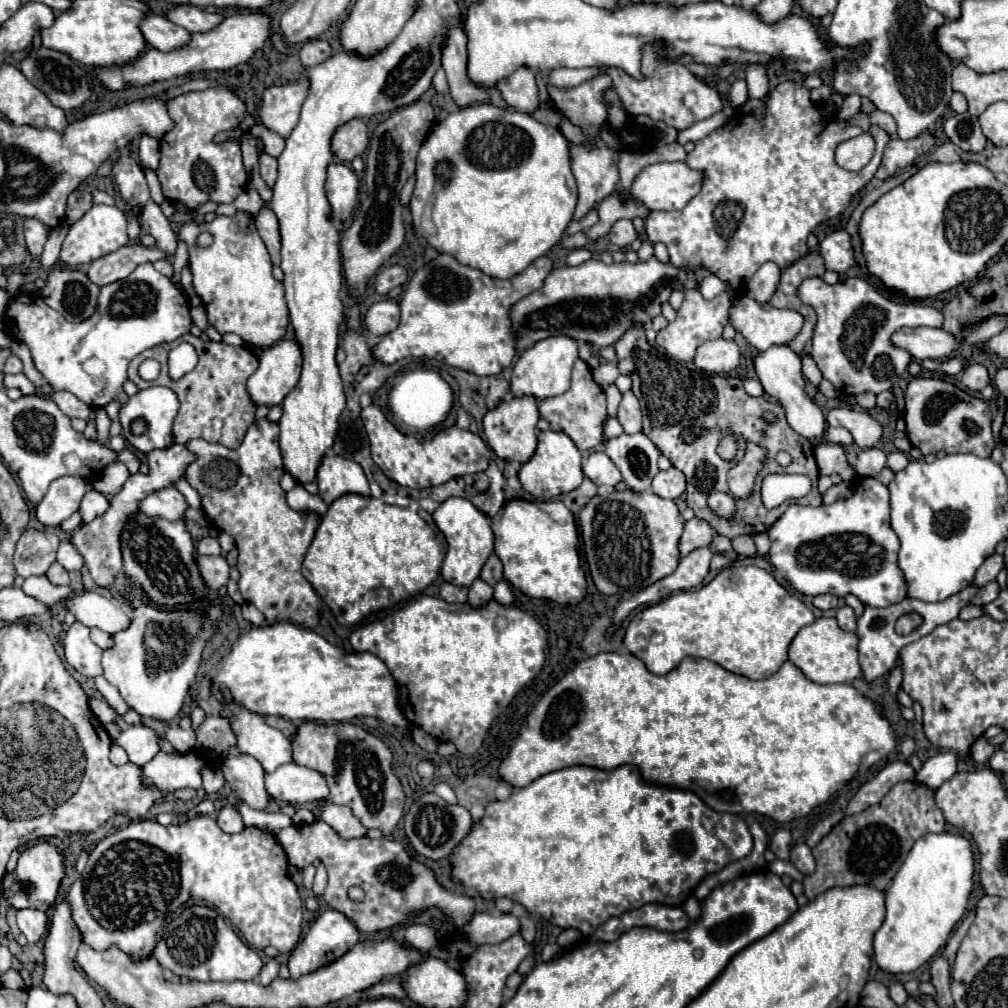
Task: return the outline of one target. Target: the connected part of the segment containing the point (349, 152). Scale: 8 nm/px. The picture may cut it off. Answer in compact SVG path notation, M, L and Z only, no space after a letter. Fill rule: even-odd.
M354 118L336 130L332 138L332 150L342 162L350 162L354 156L360 156L368 148L368 126Z

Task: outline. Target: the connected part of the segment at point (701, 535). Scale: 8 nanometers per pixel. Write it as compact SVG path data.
M698 518L688 520L684 524L684 532L682 532L682 538L680 538L680 544L678 544L680 554L686 556L700 546L710 546L712 536L714 536L714 530L708 526L708 522L698 520Z

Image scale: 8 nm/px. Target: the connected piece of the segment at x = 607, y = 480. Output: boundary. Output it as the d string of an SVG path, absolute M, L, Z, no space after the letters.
M596 450L592 452L584 464L582 464L584 474L596 484L596 486L616 486L622 480L620 470L612 464L612 460L602 452Z

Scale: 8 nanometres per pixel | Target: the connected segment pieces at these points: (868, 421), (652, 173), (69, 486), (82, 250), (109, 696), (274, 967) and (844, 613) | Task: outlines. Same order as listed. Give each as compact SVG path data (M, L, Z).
M832 408L826 414L826 422L828 422L828 426L846 428L862 450L872 448L882 436L880 424L866 412L856 412L850 408Z
M660 162L642 168L642 172L630 184L628 192L624 190L620 196L622 200L640 202L648 210L680 210L700 192L700 182L700 174L696 174L696 170L688 170L684 162Z
M76 476L56 478L50 484L42 502L36 506L36 518L44 526L58 528L58 524L62 520L66 520L68 516L72 516L78 510L80 500L90 490L92 490L92 484L84 478L76 478Z
M96 204L92 206L78 222L74 222L70 226L70 232L62 244L62 252L60 252L60 262L66 268L78 268L82 264L90 264L92 260L98 260L122 246L128 244L128 236L126 236L126 216L122 210L118 210L116 206L106 206L106 204Z
M100 676L100 678L96 678L96 686L98 686L98 690L100 690L100 694L106 698L106 702L116 710L116 714L118 716L124 716L130 708L126 706L126 702L120 698L120 694L118 694L118 690L104 678L104 676Z
M270 960L264 968L262 968L262 972L260 972L260 976L258 976L258 980L260 980L260 984L262 986L268 986L276 976L278 976L278 962L276 960Z
M850 606L838 608L836 620L838 620L838 626L842 630L846 630L846 632L854 632L856 630L856 616L854 616L854 610Z

